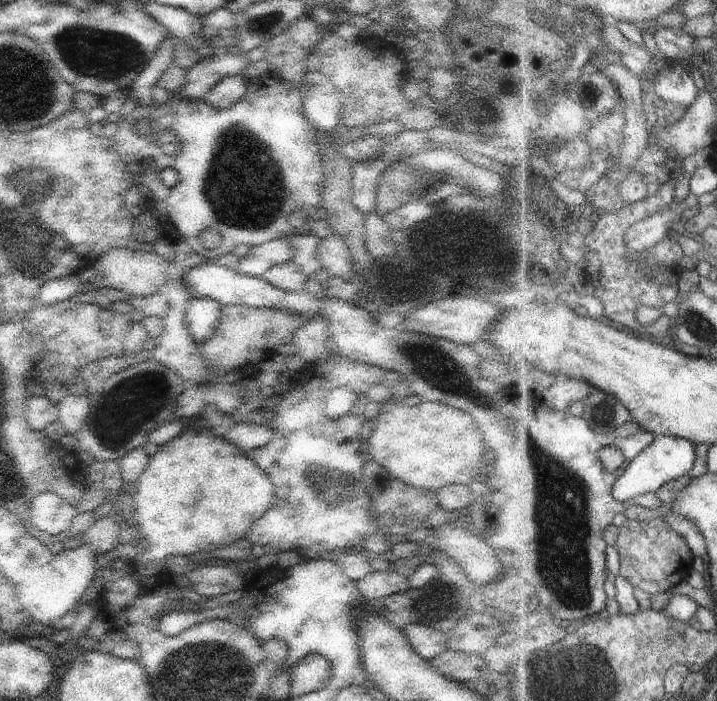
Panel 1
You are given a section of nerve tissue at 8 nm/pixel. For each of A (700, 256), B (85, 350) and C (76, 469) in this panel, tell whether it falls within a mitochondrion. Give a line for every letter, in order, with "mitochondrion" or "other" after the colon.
A: other
B: other
C: other

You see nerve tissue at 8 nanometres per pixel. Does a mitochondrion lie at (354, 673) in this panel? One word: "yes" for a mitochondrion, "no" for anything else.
no

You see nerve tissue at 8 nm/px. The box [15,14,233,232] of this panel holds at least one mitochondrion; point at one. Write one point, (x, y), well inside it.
(118, 54)

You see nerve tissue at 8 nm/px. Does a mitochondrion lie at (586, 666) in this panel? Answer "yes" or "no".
yes

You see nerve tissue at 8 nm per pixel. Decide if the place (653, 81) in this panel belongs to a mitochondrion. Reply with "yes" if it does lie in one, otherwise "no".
no

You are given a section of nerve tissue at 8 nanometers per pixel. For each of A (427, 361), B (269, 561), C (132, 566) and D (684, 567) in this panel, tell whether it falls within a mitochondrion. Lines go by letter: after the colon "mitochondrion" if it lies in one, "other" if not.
A: mitochondrion
B: other
C: other
D: other

